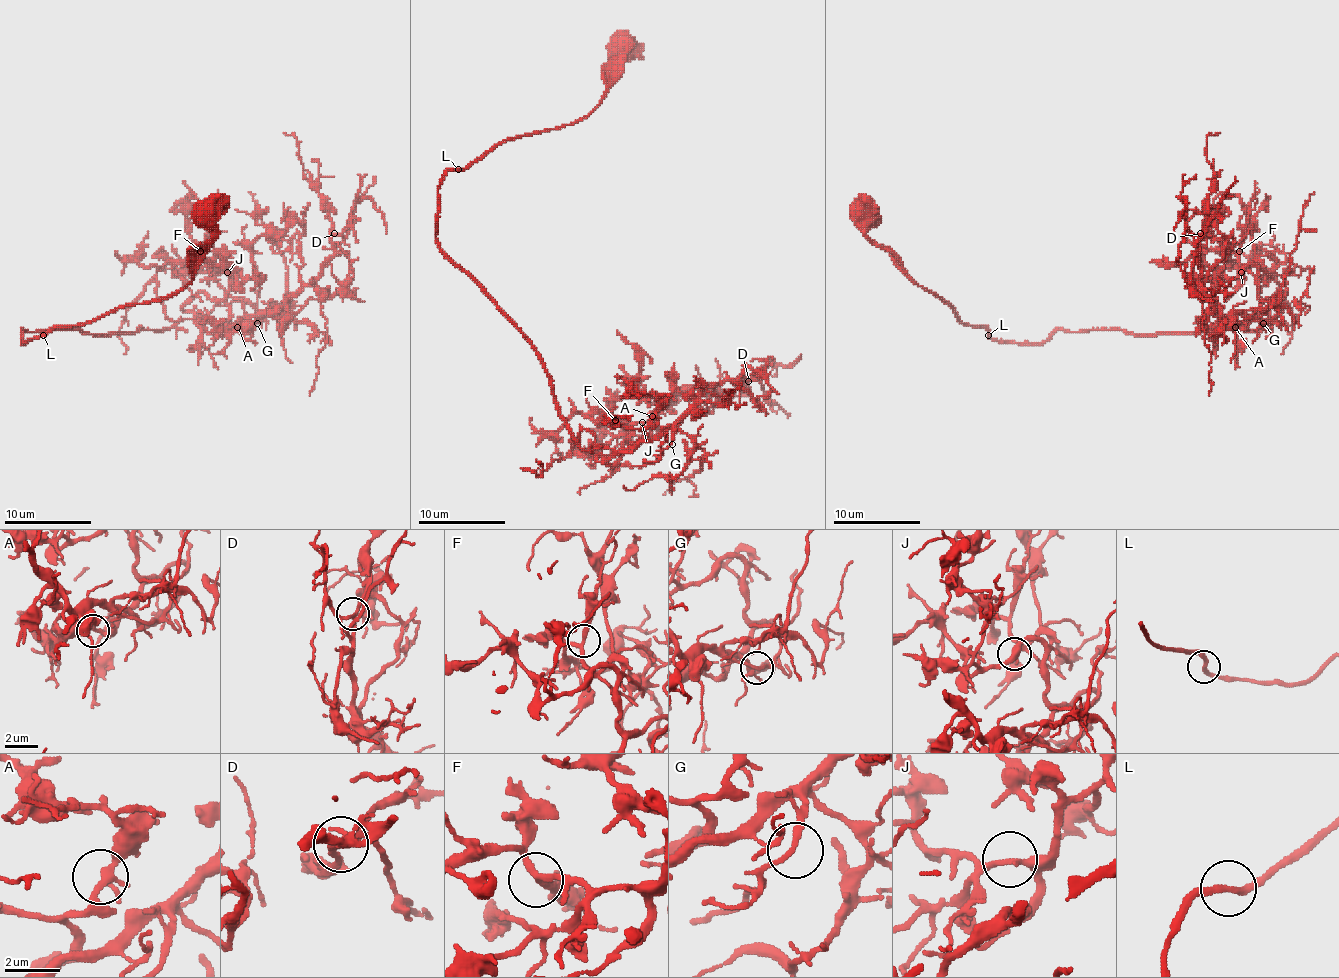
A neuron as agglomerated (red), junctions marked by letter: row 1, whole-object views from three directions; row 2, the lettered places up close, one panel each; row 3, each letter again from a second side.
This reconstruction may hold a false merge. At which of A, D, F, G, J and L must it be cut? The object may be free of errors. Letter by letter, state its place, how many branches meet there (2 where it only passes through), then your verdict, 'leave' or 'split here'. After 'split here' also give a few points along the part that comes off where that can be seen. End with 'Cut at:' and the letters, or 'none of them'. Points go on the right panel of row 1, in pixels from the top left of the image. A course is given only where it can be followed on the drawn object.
A: place (1235, 327); branches 3; leave
D: place (1200, 233); branches 3; leave
F: place (1239, 251); branches 3; leave
G: place (1263, 323); branches 2; leave
J: place (1241, 272); branches 2; leave
L: place (988, 335); branches 2; leave
Cut at: none of them

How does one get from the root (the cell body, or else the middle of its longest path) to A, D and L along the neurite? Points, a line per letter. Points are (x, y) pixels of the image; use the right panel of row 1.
A: (868, 212), (868, 236), (997, 341), (1045, 343), (1058, 330), (1266, 330), (1270, 321), (1248, 317), (1235, 327)
D: (868, 212), (865, 233), (920, 286), (1010, 343), (1266, 330), (1207, 297), (1200, 233)
L: (868, 212), (872, 225), (865, 233), (887, 249), (920, 286), (948, 303), (964, 323), (979, 325), (988, 334)

